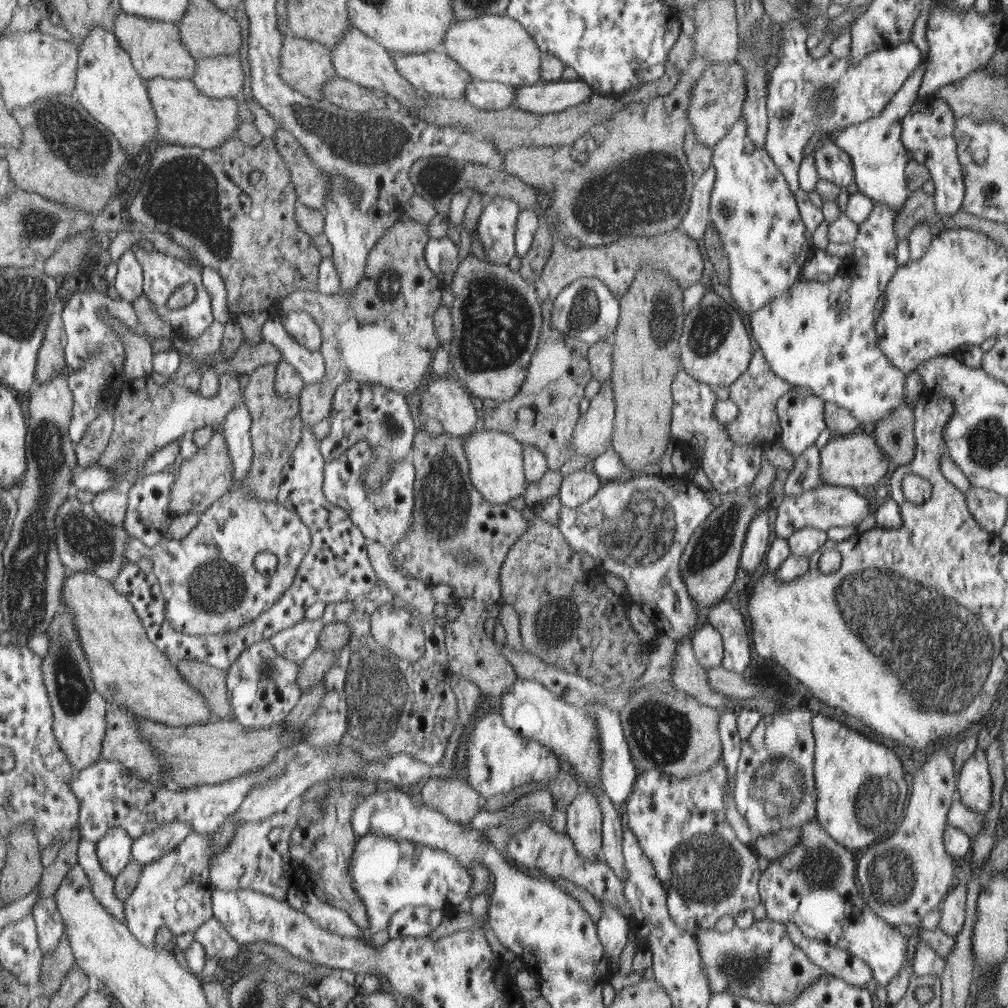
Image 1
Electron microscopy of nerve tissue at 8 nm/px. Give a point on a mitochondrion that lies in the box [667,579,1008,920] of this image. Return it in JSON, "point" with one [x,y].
{"point":[776,789]}

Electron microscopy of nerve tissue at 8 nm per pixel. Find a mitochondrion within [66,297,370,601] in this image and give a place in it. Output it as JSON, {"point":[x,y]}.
{"point":[123,461]}

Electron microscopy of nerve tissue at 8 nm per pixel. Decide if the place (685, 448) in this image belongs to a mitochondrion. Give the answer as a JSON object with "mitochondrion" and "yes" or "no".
{"mitochondrion":"no"}

